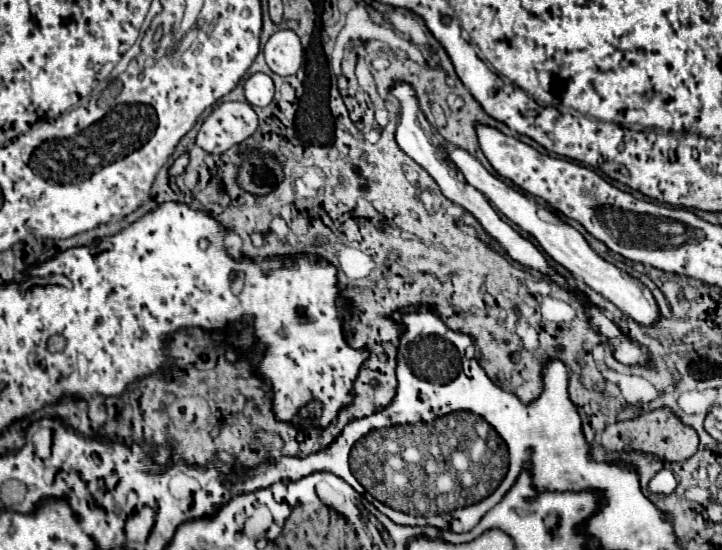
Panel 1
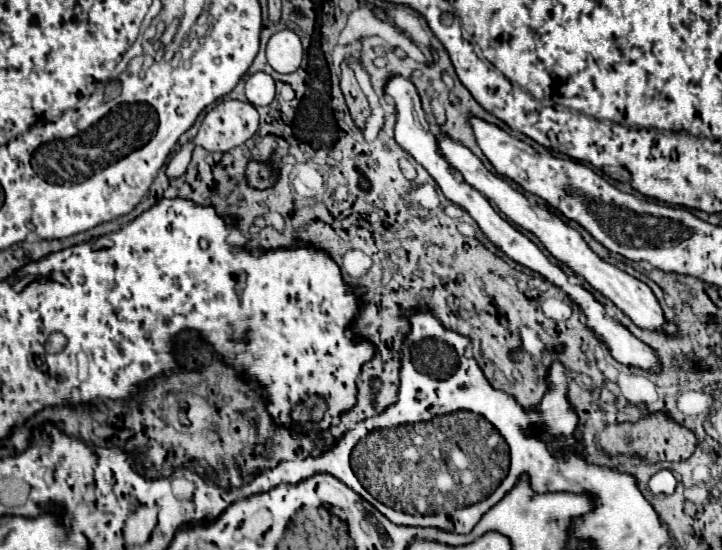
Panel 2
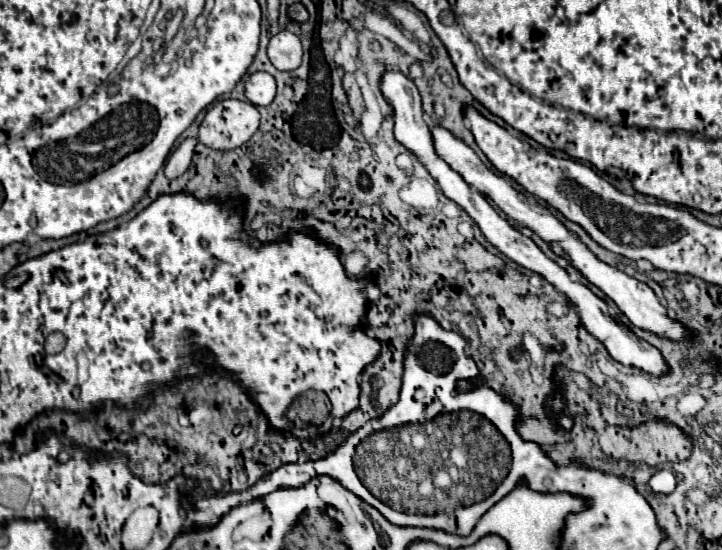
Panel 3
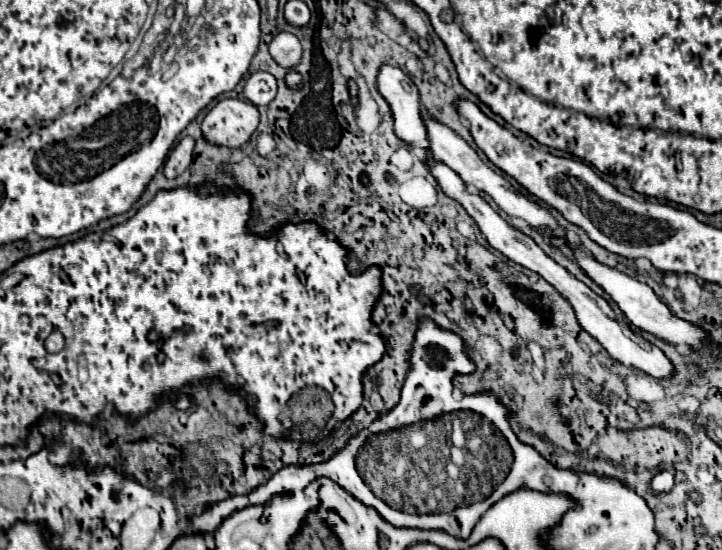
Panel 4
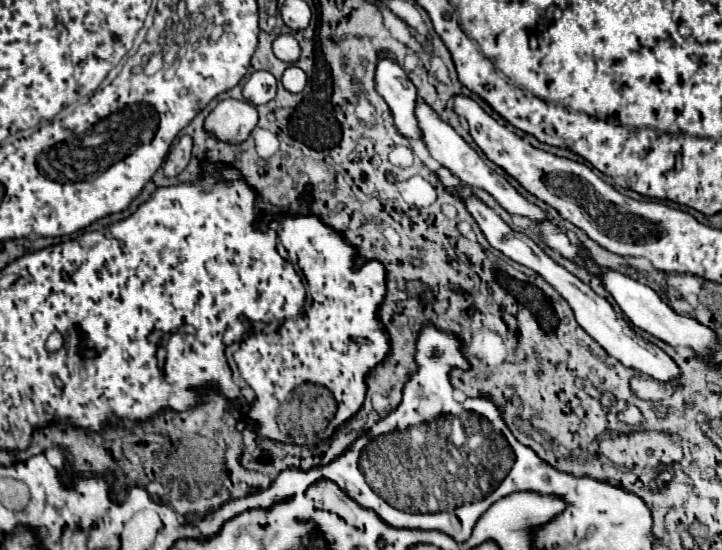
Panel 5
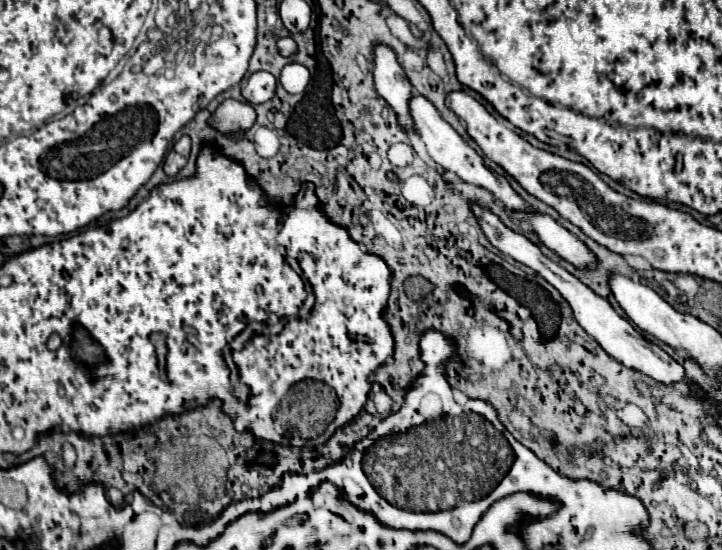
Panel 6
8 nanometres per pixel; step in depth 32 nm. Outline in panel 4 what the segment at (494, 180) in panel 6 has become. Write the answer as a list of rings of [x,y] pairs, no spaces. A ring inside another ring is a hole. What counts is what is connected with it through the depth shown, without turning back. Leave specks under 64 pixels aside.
[[[424,106],[420,108],[420,118],[422,118],[424,128],[426,128],[426,134],[428,134],[428,144],[430,144],[432,156],[434,156],[438,162],[446,164],[448,168],[452,168],[452,170],[464,180],[464,184],[474,186],[474,188],[478,188],[478,190],[484,190],[486,194],[490,194],[490,196],[494,198],[494,202],[496,202],[508,216],[524,218],[530,226],[540,228],[542,234],[566,236],[566,232],[556,224],[556,220],[550,216],[548,210],[540,208],[536,202],[532,202],[532,200],[528,200],[526,196],[522,196],[520,192],[516,192],[514,186],[512,186],[502,174],[498,174],[498,172],[494,172],[490,166],[486,166],[486,164],[480,160],[480,156],[476,154],[476,150],[472,150],[452,128],[448,128],[448,126],[442,124],[442,122],[438,122],[436,118],[432,118]]]

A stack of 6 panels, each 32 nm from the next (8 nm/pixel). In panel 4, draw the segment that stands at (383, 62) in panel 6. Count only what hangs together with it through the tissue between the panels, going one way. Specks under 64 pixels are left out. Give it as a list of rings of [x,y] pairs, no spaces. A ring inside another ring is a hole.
[[[382,64],[378,72],[378,92],[388,102],[394,116],[396,136],[410,146],[422,146],[428,152],[424,124],[420,124],[420,96],[414,82],[398,66]]]

